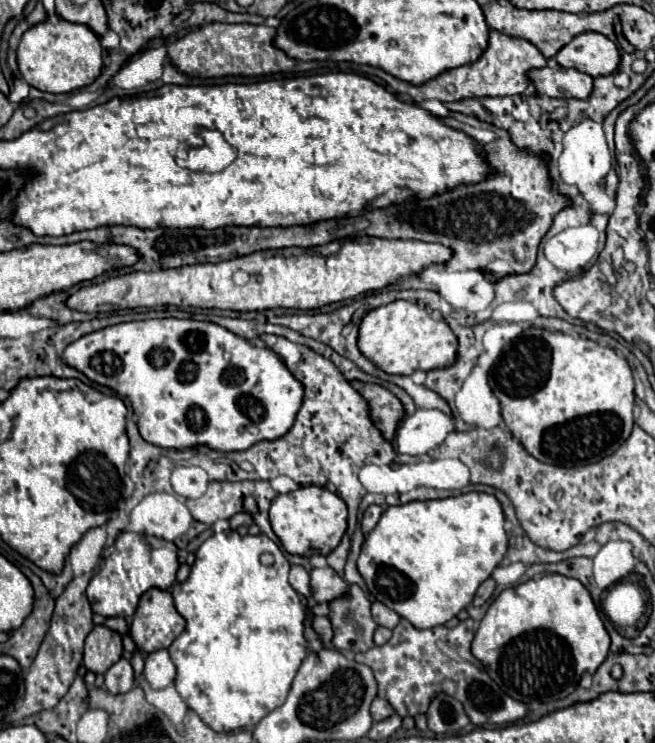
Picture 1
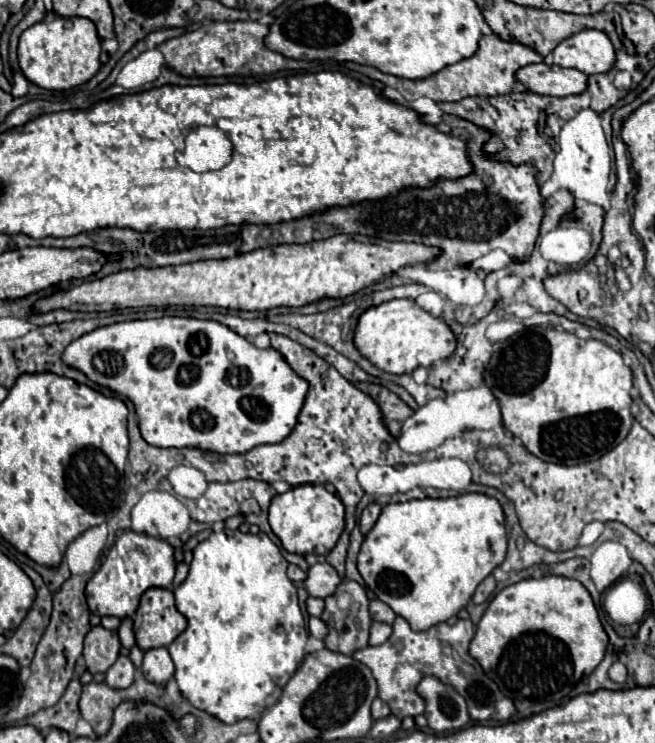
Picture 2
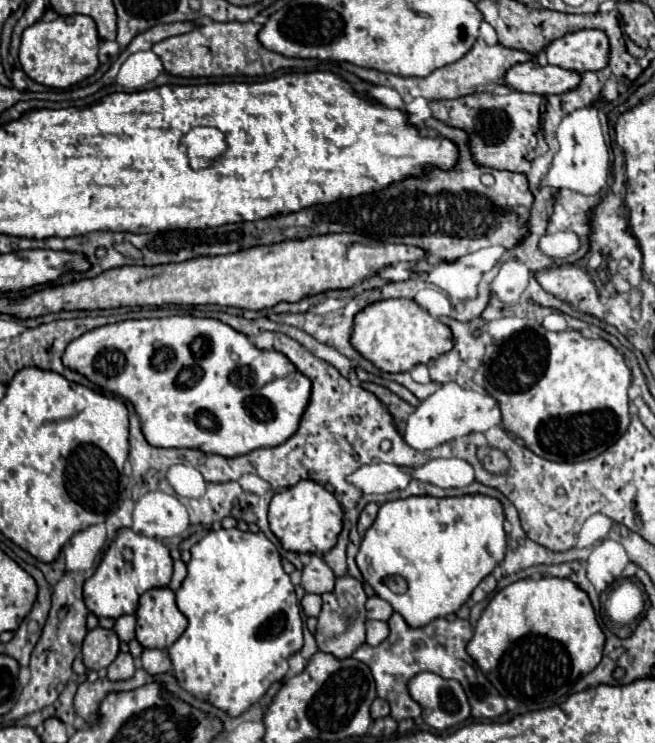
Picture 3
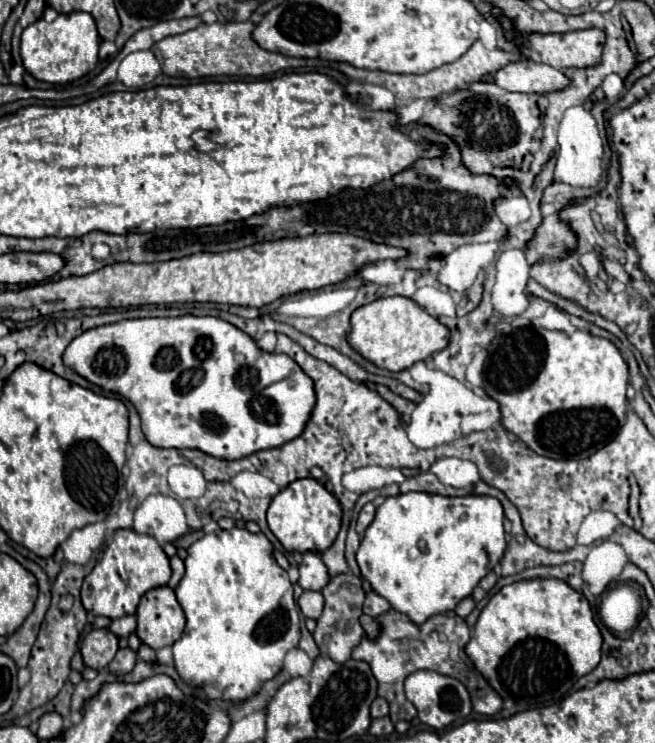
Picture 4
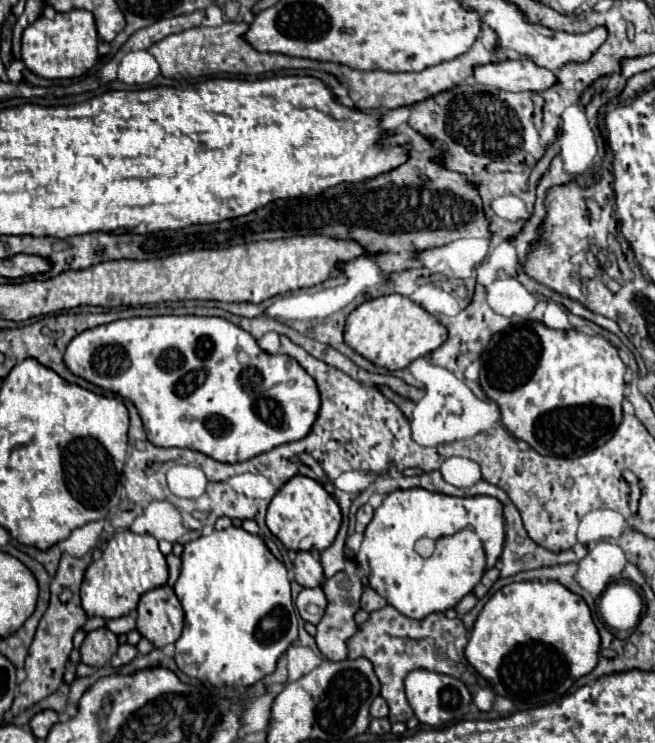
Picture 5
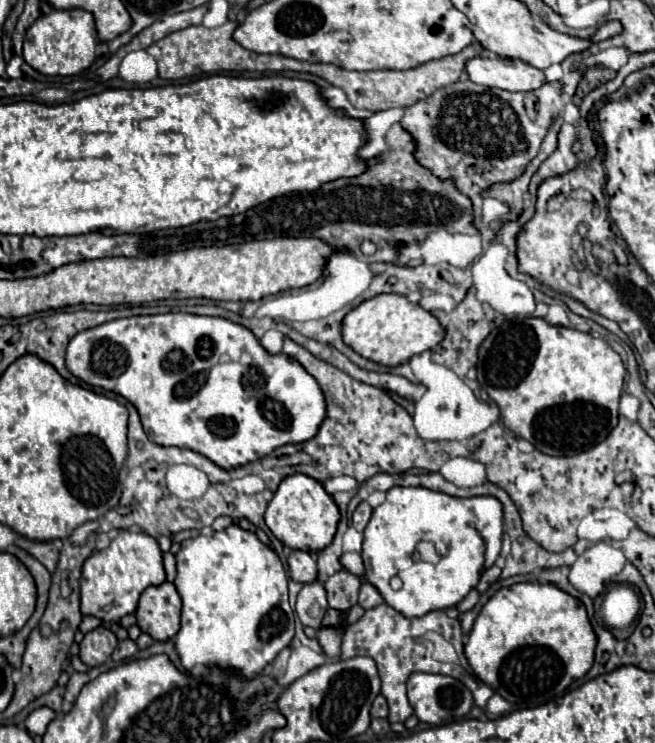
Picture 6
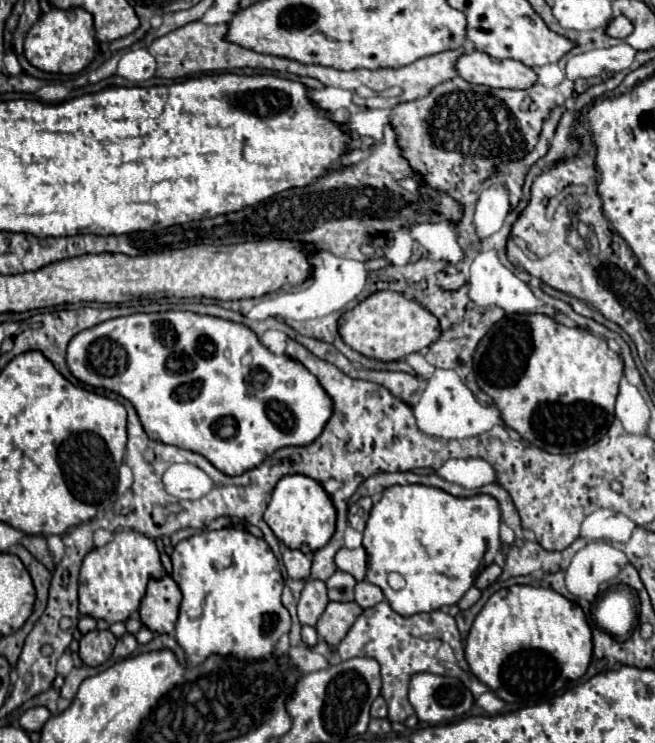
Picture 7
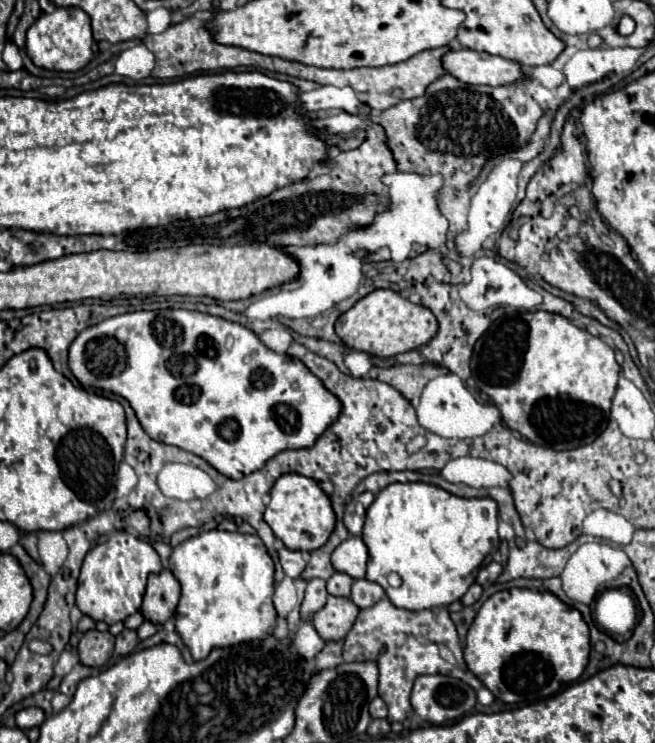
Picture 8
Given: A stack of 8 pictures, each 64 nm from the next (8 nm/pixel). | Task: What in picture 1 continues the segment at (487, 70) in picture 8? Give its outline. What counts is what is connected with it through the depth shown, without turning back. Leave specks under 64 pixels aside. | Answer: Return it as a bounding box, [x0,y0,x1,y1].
[530,66,594,100]

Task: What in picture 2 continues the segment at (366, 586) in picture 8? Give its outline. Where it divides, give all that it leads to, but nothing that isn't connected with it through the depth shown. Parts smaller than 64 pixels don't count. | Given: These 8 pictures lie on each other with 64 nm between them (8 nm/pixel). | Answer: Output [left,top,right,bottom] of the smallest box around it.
[370,600,396,624]

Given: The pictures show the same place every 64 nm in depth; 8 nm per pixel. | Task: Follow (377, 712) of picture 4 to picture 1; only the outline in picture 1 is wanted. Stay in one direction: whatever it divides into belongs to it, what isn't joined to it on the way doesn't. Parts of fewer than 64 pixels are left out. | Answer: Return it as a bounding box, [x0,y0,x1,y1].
[372,698,394,720]

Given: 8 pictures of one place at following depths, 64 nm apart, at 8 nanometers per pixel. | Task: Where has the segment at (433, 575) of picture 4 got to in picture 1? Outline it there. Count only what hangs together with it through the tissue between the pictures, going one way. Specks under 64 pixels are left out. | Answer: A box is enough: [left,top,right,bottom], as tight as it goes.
[358,492,508,628]

